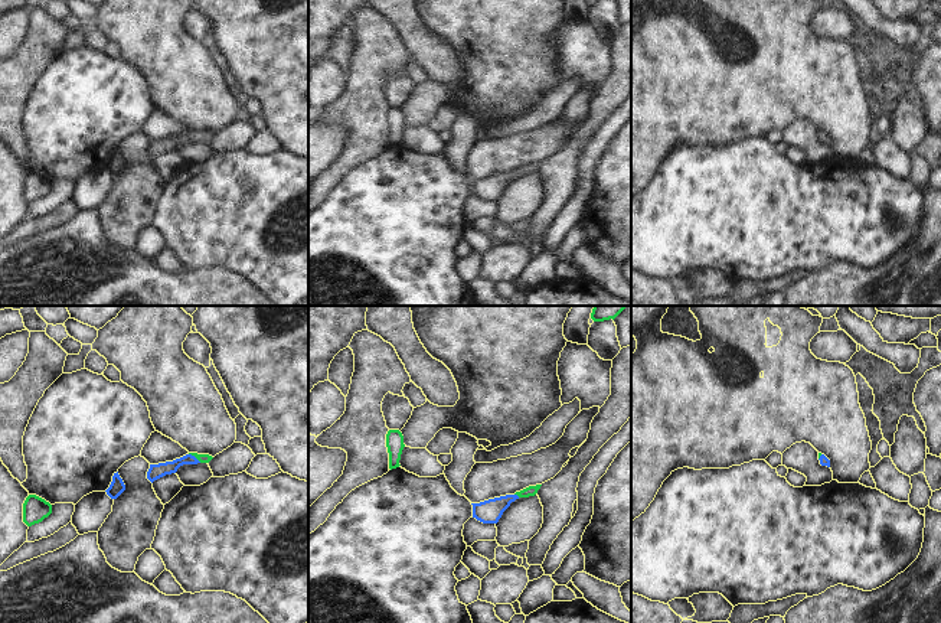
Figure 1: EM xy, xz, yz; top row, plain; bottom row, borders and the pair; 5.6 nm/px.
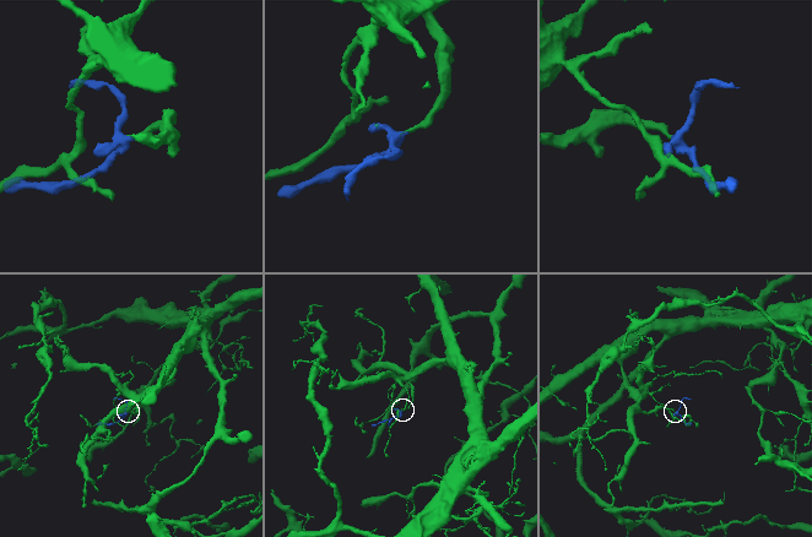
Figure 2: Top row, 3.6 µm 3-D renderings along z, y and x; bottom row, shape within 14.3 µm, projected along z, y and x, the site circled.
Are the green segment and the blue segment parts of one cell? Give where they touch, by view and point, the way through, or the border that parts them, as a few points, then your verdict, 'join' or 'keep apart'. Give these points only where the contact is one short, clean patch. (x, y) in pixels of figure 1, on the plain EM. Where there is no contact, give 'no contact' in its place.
xy (195, 133) | across xy (202, 134), (195, 133), (162, 146) | join

